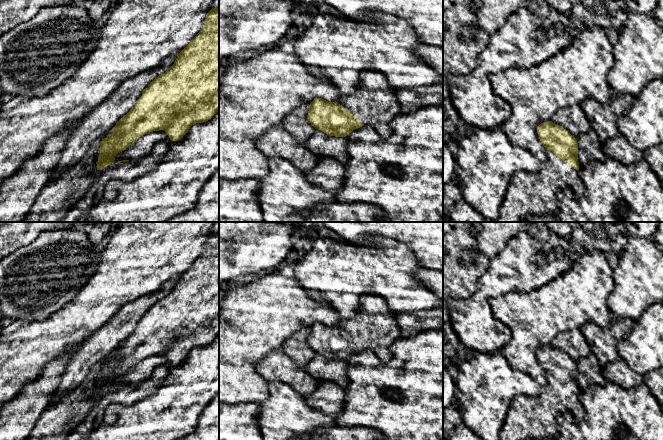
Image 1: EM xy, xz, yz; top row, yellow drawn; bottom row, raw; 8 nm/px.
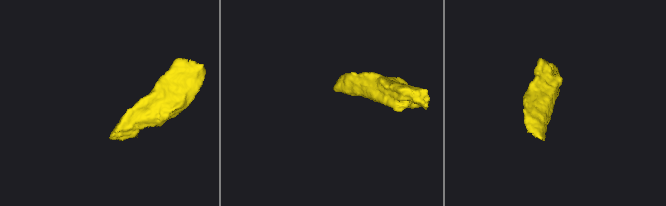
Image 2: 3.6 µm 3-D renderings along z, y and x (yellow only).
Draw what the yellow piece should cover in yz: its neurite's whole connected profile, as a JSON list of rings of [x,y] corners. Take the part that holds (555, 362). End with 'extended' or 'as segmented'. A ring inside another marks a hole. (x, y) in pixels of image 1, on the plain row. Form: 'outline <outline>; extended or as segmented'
outline [[[552,345],[541,347],[537,357],[546,373],[547,384],[541,387],[538,397],[517,396],[513,399],[499,440],[559,440],[557,416],[571,412],[574,415],[573,423],[575,425],[583,418],[583,410],[578,397],[577,362]]]; extended

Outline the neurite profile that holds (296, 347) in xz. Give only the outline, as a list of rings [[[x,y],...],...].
[[[308,329],[296,332],[287,339],[281,347],[282,352],[300,367],[304,367],[308,364],[315,355],[315,352],[307,343],[308,335]]]

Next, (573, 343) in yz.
[[[580,328],[559,333],[554,338],[552,346],[562,350],[575,362],[591,353],[583,330]]]

